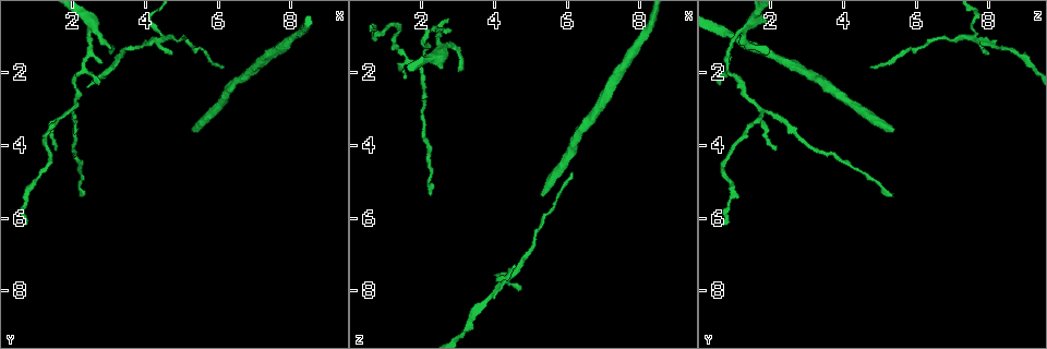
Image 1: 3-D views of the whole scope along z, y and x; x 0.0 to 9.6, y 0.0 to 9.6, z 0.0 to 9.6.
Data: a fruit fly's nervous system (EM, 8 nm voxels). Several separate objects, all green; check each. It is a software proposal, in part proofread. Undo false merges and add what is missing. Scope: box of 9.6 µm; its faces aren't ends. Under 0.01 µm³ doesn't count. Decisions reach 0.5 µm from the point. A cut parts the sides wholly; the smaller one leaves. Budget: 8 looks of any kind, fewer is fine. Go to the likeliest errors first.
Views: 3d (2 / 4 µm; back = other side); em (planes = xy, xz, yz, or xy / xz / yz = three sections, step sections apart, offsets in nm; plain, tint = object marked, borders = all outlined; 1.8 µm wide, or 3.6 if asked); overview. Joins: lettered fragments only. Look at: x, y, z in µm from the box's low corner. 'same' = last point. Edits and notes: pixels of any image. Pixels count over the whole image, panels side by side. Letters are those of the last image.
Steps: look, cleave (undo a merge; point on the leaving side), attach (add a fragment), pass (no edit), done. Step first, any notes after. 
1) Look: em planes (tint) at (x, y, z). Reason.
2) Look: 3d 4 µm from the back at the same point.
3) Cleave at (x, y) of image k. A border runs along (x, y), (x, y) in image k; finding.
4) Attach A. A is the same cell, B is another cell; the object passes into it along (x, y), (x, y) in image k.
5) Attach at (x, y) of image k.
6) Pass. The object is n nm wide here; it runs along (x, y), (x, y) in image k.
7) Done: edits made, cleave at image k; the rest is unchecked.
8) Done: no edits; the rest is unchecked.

Look: 3d 2 µm from the back at (4.35, 1.20, 7.75). Sharp bend.

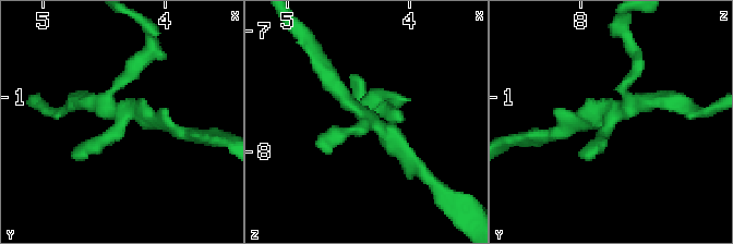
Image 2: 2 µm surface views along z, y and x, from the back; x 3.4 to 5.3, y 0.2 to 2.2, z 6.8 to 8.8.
Look: em planes (plain) at (4.28, 1.14, 7.74).

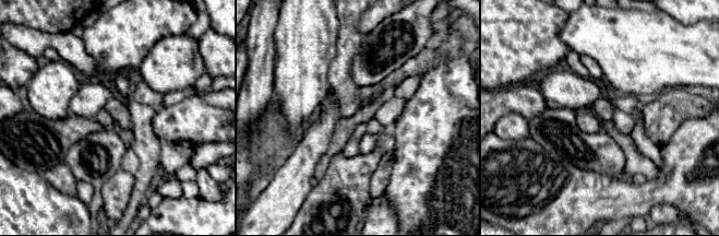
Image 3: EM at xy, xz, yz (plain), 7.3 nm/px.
Look: em planes (borders) at the same point.

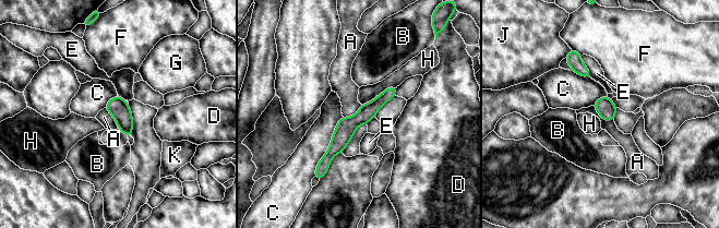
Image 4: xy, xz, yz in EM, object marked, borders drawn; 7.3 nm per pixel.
Pass. The object is 140 nm wide here; A, B, C, D, E, F, G, H, J and K are other cells; it runs along (393, 90), (342, 135), (322, 167) in image 4; one cell here.

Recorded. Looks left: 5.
Look: 3d 4 µm at (3.05, 1.50, 1.95). Thin end.

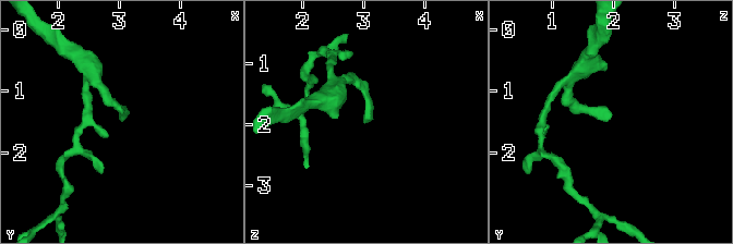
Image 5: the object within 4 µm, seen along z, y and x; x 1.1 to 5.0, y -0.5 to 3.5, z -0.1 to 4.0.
Look: em planes (plain) at (3.05, 1.50, 1.90).

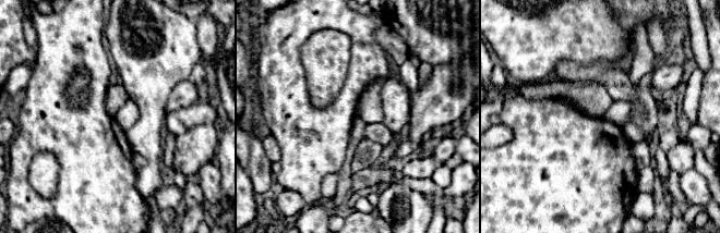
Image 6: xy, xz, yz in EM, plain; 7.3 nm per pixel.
Look: em planes (borders) at the same point. What lies round it.

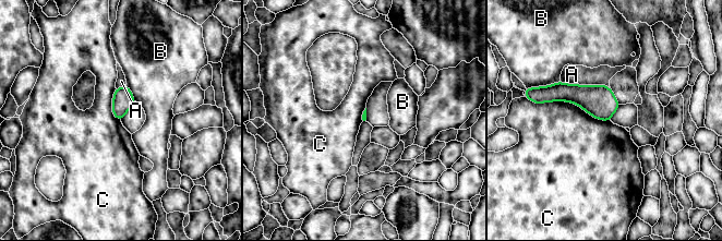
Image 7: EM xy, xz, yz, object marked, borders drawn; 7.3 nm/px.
Pass. The longest contact is with C, 600 nm; A, B and C are other cells; a border runs along (534, 101), (572, 101), (610, 120) in image 7; none of them fits.

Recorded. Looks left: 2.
Look: 3d 2 µm at (1.55, 4.20, 2.10). Thin end.

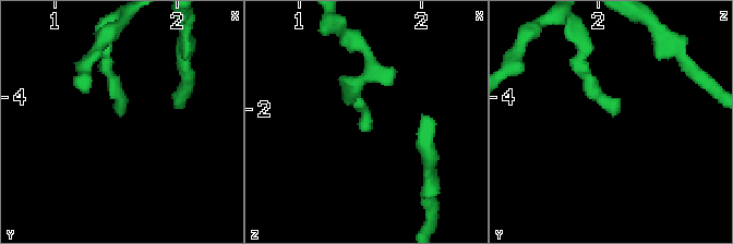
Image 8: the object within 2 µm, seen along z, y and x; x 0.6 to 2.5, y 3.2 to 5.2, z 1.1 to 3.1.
Look: em xz step 8 (borders) at (1.56, 4.16, 2.12).

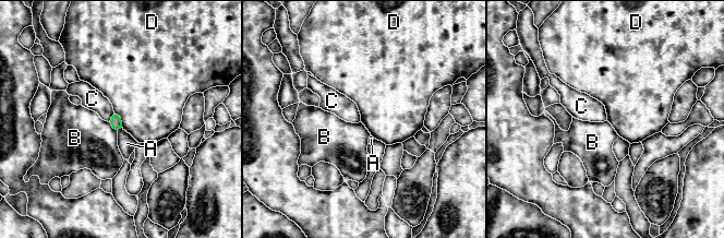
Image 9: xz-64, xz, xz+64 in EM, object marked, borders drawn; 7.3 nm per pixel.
Pass. The longest contact is with D, 140 nm; A, B, C and D are other cells; no lettered fragment goes on from it.

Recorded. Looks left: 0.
Done: no edits; the rest is unchecked.

